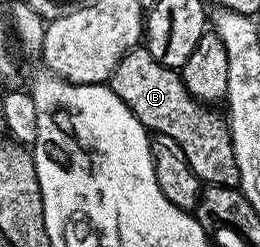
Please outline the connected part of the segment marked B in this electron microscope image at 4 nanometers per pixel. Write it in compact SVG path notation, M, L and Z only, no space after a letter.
M140 45L113 69L109 86L148 132L173 137L173 141L181 145L185 161L189 161L200 181L212 187L239 186L237 157L228 120L220 112L219 116L214 106L194 99L189 89L185 89L182 74L176 68L161 65L148 53L146 46Z

